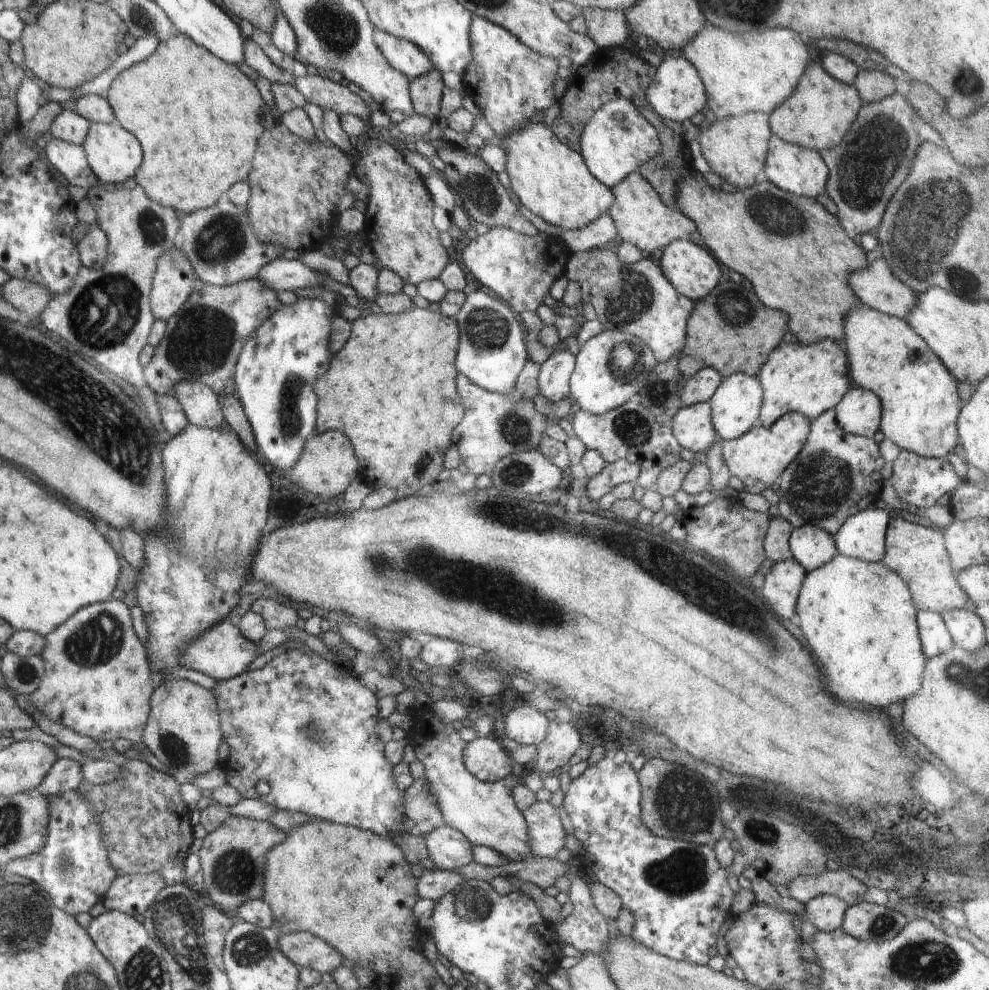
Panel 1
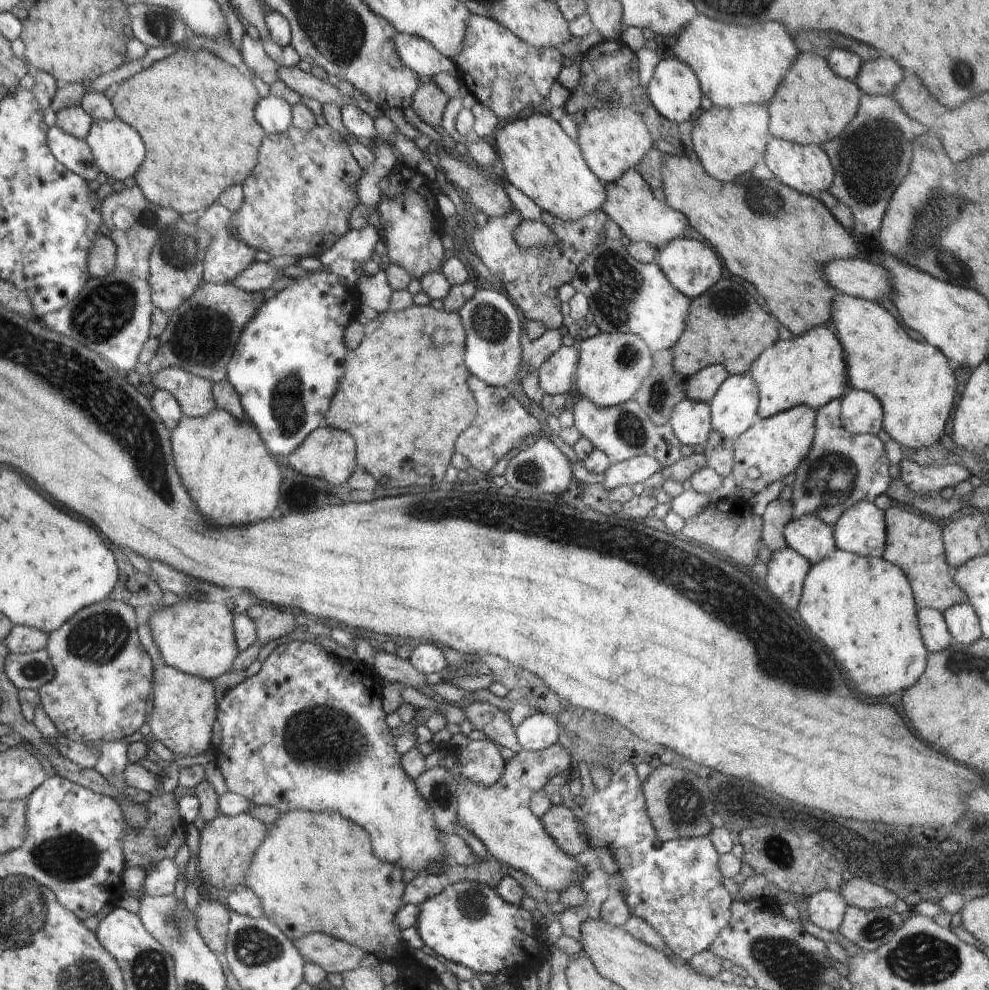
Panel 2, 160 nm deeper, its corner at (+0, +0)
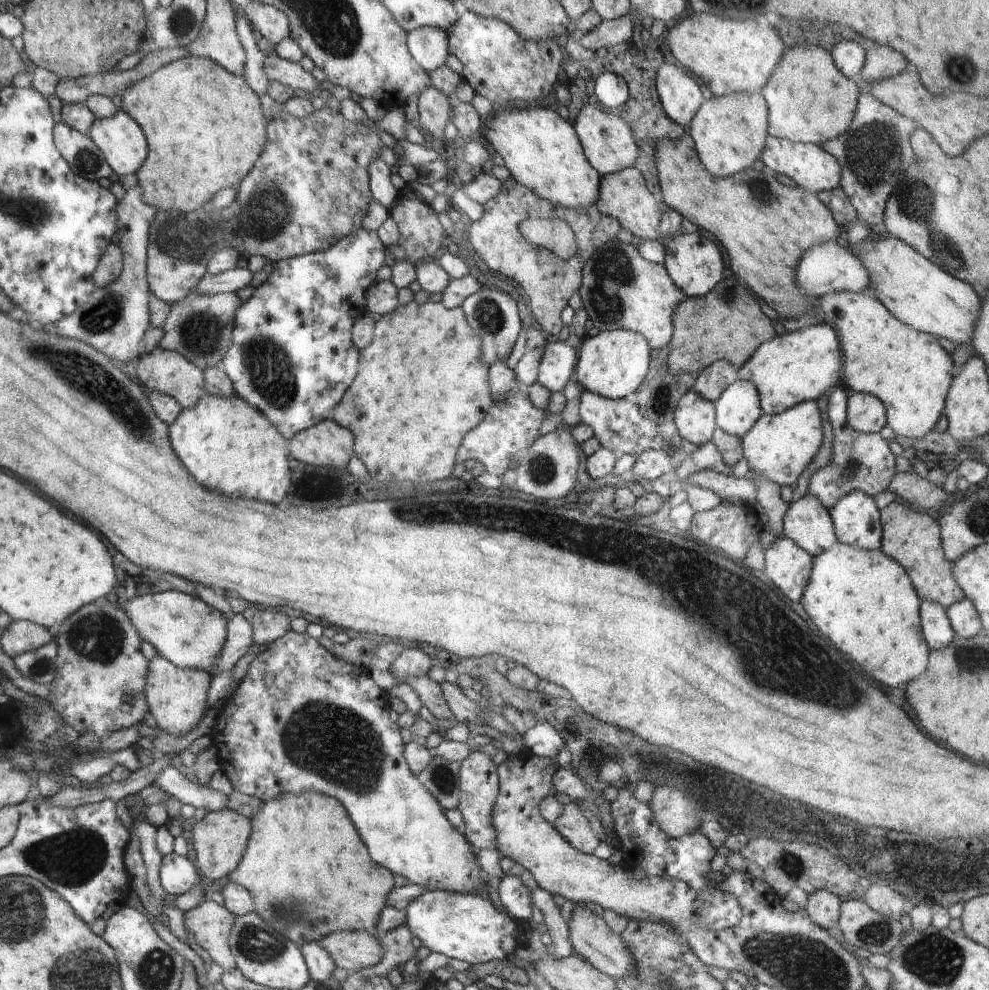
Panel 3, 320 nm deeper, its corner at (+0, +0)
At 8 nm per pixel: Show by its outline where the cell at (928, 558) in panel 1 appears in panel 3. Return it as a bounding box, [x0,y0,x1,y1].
[879,501,965,609]

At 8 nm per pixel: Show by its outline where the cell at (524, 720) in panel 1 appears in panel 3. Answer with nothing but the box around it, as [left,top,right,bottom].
[523,722,565,759]

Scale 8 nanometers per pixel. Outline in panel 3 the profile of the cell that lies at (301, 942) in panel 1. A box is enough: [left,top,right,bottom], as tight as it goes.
[318,931,385,972]

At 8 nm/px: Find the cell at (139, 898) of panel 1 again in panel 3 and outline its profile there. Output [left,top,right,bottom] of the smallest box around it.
[159,853,200,896]

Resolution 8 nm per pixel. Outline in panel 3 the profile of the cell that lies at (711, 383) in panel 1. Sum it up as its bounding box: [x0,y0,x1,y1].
[692,359,739,402]

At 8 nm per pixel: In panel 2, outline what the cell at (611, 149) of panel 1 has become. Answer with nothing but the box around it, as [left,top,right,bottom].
[575,102,653,185]

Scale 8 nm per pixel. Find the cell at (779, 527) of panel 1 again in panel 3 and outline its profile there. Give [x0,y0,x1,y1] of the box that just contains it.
[750,474,789,537]

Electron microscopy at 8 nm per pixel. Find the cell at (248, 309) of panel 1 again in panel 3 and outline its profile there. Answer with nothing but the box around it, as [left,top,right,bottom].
[159,293,242,371]

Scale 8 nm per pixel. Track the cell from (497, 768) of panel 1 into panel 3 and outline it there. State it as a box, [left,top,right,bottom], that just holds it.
[457,751,499,851]

